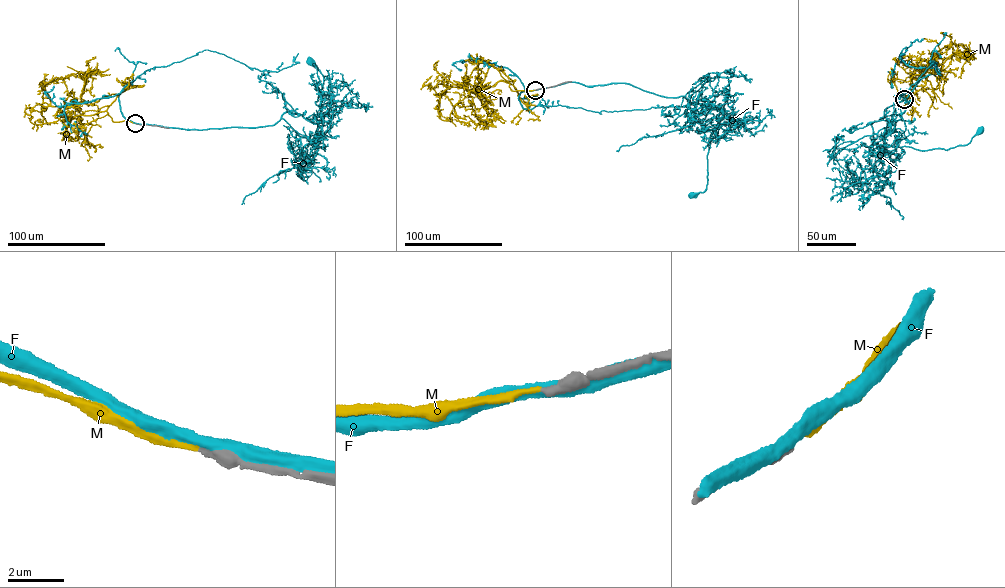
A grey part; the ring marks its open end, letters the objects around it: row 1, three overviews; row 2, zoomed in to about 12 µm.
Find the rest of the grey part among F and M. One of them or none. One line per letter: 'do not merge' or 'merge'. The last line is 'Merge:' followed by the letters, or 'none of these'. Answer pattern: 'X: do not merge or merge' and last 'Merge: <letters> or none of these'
F: do not merge
M: merge
Merge: M

